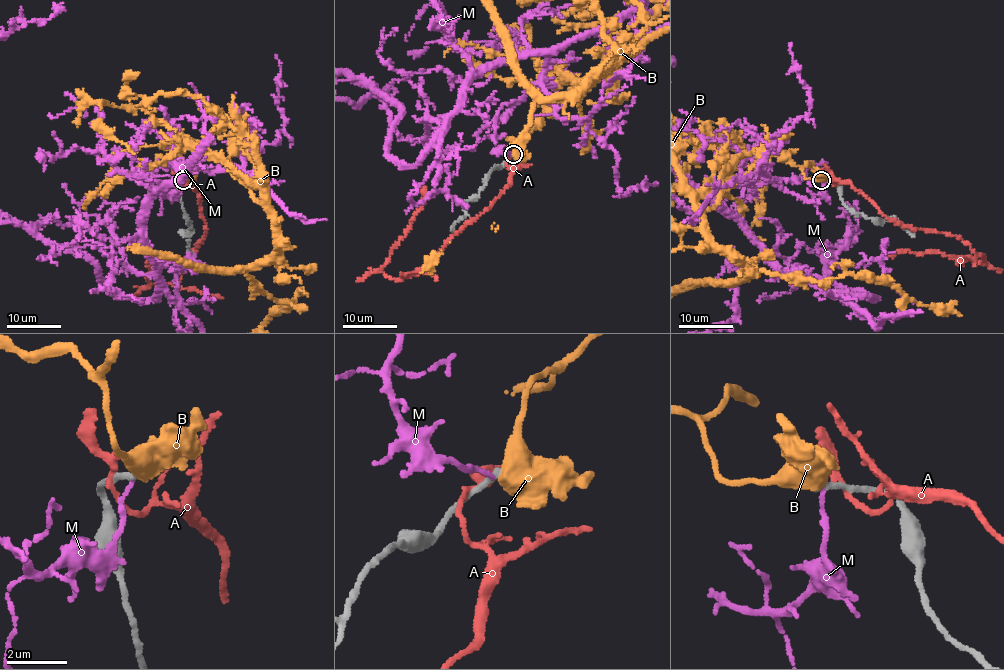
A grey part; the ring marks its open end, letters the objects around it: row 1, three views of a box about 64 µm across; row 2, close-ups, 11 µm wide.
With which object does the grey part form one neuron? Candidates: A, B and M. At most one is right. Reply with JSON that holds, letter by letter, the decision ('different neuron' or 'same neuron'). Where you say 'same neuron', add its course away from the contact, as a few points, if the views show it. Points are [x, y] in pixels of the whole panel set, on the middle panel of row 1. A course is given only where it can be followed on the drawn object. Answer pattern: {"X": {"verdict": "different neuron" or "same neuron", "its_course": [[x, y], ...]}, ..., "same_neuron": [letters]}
{"A": {"verdict": "different neuron"}, "B": {"verdict": "different neuron"}, "M": {"verdict": "different neuron"}, "same_neuron": []}

